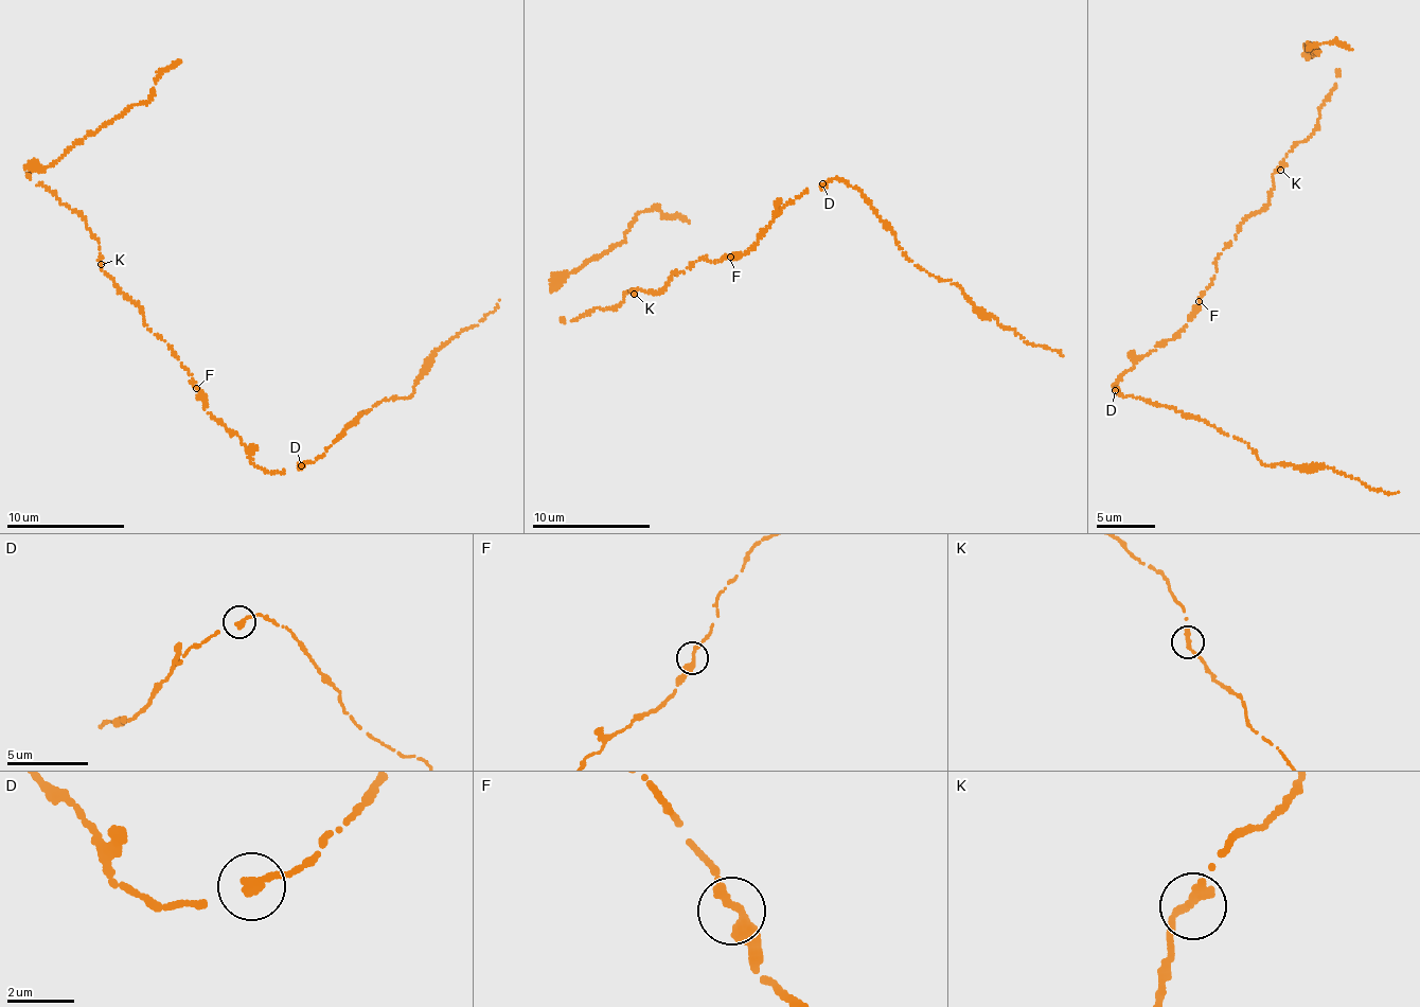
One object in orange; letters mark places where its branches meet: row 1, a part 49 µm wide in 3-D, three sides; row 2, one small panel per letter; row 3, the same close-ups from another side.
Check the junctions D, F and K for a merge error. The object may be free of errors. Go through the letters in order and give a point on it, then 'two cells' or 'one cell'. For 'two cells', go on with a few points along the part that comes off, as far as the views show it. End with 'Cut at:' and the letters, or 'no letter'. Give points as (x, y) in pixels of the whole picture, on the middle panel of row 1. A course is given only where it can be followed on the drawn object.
D: at (822, 183); one cell
F: at (730, 257); one cell
K: at (634, 294); one cell
Cut at: no letter

